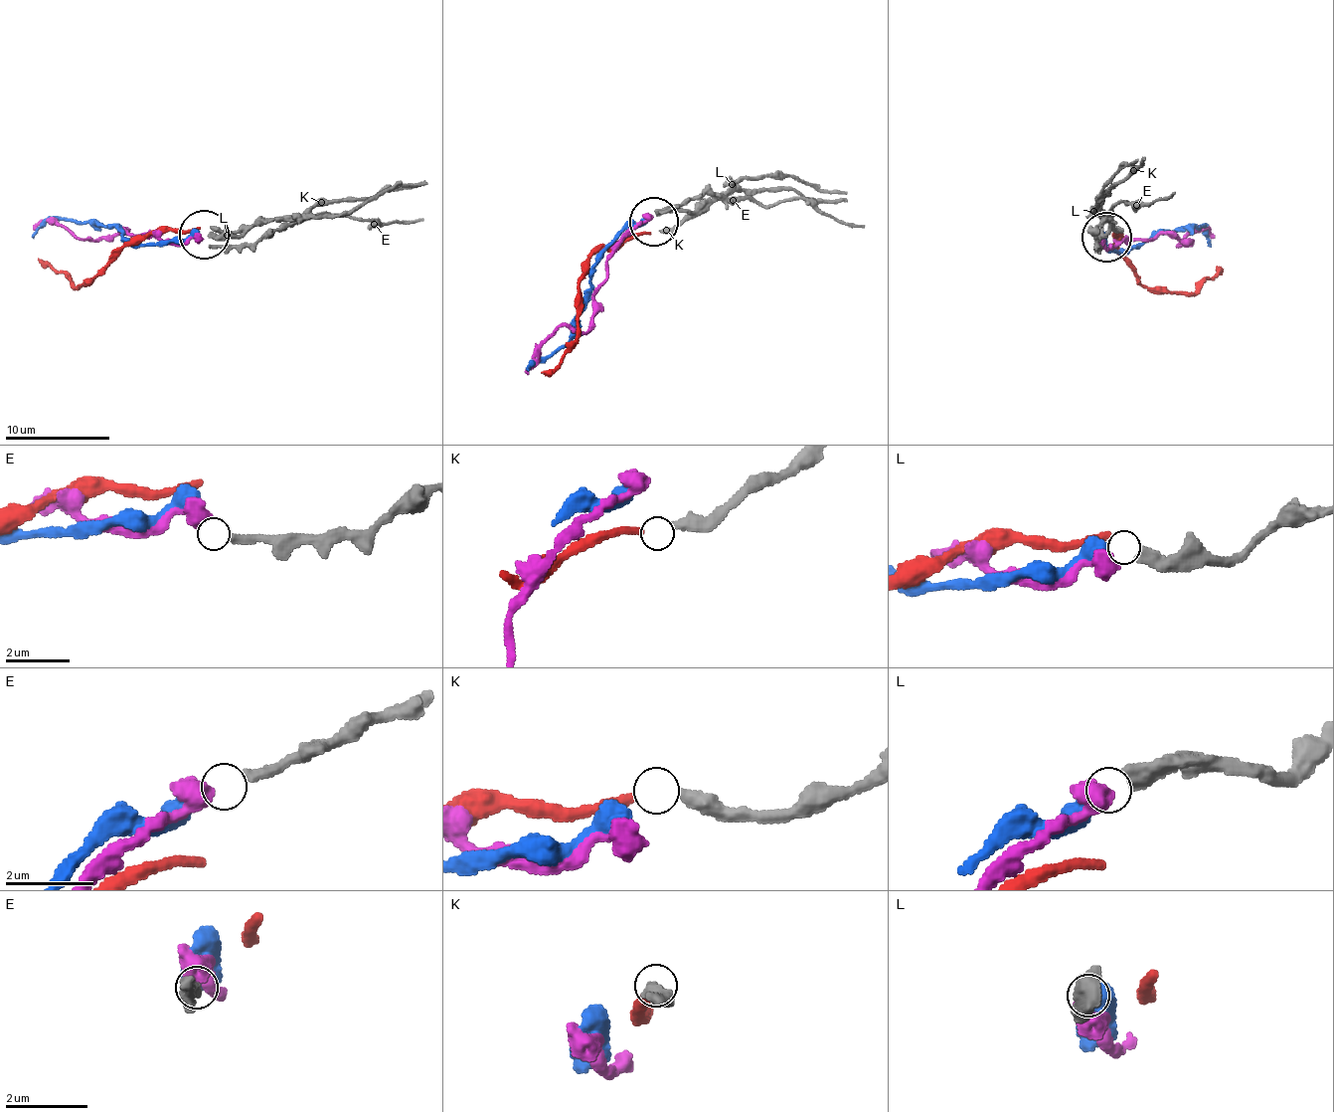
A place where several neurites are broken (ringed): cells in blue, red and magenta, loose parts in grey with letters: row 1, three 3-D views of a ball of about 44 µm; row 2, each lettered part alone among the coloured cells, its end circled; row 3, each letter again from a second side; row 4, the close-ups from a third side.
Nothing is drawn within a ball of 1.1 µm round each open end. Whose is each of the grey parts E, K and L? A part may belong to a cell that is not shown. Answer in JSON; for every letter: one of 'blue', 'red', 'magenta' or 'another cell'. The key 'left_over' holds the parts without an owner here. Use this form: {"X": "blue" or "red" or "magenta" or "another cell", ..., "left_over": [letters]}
{"E": "magenta", "K": "red", "L": "blue", "left_over": []}

